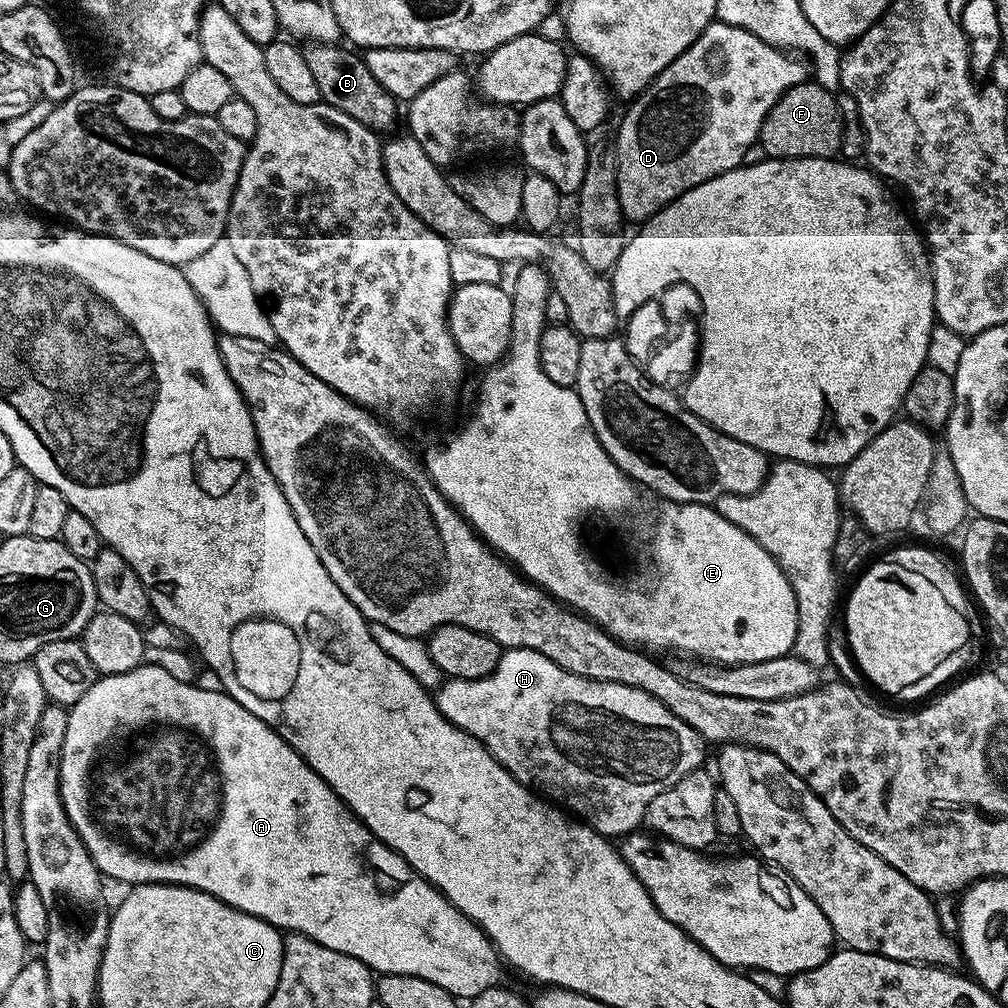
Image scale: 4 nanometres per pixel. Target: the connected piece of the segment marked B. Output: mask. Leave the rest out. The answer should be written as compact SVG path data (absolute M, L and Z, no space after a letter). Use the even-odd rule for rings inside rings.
M313 44L303 49L306 64L317 79L319 94L323 103L349 114L350 118L362 122L375 132L391 131L398 116L399 103L379 86L366 66L363 57L340 44Z

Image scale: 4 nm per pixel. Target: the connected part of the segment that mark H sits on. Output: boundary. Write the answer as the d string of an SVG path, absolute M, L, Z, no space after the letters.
M510 648L501 651L498 666L486 678L445 679L444 683L435 689L434 699L440 713L450 723L469 732L474 738L478 738L478 742L482 742L488 753L518 782L522 782L533 792L549 801L555 802L561 809L567 810L573 817L591 826L595 832L601 832L603 836L609 838L623 838L628 833L637 831L644 824L644 815L650 802L654 802L654 798L658 798L662 790L670 790L674 782L678 782L686 774L701 767L700 759L704 756L704 748L706 749L705 741L701 740L700 735L693 728L686 722L682 722L682 718L675 716L662 702L658 702L658 698L646 694L646 690L638 690L634 686L622 686L618 682L598 682L590 678L582 678L578 674L570 674L562 670L562 666L550 662L550 658L525 648Z

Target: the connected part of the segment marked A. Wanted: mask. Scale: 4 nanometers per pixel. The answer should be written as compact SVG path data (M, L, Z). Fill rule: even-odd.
M145 662L126 674L100 676L94 686L90 686L90 690L86 690L86 694L82 694L82 698L68 708L66 742L62 742L60 755L60 793L62 806L101 877L121 880L124 886L181 884L187 888L197 888L232 908L270 922L285 933L300 932L322 946L330 946L330 950L338 950L338 954L350 954L350 958L358 958L358 962L372 969L373 973L410 974L426 978L426 982L442 986L442 990L457 998L477 996L482 994L482 990L495 988L501 983L502 961L496 947L488 941L487 934L473 920L466 918L466 914L459 912L430 881L419 876L399 854L390 850L390 846L377 838L269 724L254 718L250 710L243 708L223 690L202 690L195 683L188 681L187 684L174 673L151 662Z

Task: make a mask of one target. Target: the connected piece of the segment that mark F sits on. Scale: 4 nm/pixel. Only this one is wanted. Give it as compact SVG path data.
M805 82L786 90L778 102L766 114L762 122L758 143L764 147L766 154L773 160L793 160L794 158L832 158L840 152L844 137L844 119L840 116L840 107L833 93L826 91L821 84Z

